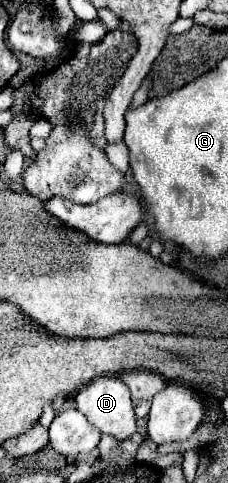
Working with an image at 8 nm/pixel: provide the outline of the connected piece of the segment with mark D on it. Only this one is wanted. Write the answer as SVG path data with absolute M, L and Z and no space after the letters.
M98 377L98 379L94 379L90 385L86 385L84 389L78 391L74 401L76 401L76 409L84 413L88 423L92 423L104 435L112 435L118 441L124 441L136 431L130 391L126 389L126 385L122 381L118 381L118 377Z

